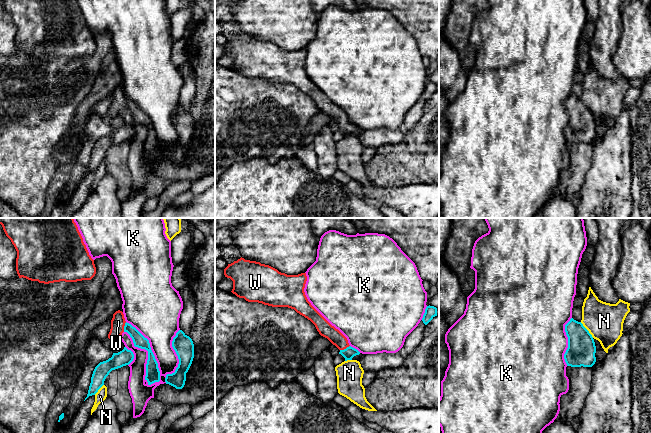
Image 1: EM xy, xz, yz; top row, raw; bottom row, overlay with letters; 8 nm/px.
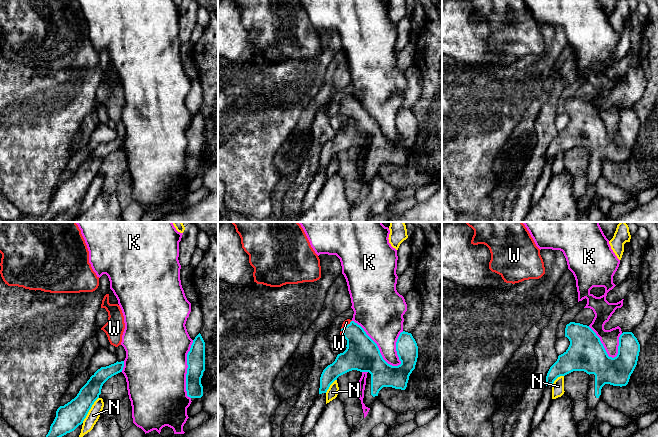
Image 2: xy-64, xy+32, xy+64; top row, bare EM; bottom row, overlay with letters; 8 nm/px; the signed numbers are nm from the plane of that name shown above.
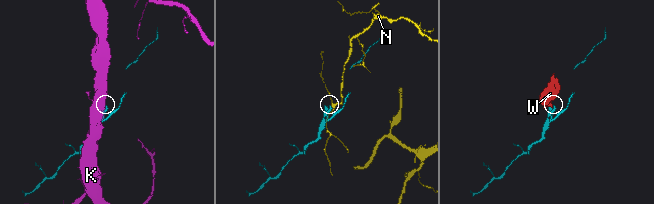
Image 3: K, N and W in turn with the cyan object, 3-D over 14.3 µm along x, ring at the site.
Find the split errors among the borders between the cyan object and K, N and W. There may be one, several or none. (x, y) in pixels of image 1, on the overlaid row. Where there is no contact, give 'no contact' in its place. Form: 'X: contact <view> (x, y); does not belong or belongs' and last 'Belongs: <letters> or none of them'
K: contact xy (151, 350); does not belong
N: contact yz (587, 330); does not belong
W: contact xy (124, 327); belongs
Belongs: W

